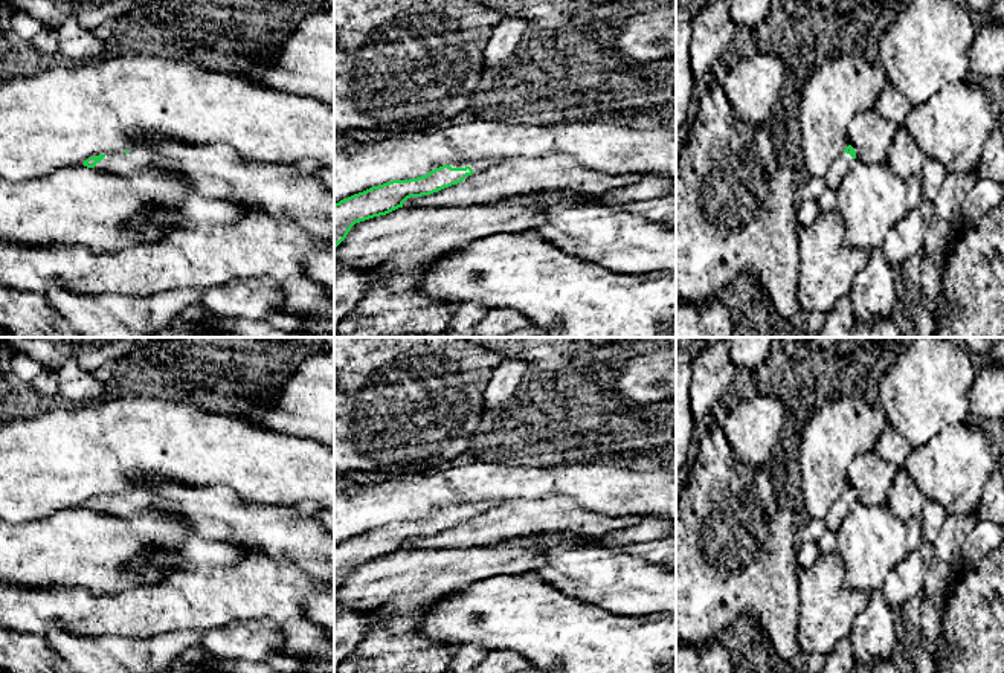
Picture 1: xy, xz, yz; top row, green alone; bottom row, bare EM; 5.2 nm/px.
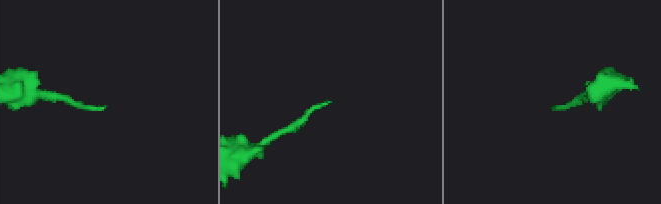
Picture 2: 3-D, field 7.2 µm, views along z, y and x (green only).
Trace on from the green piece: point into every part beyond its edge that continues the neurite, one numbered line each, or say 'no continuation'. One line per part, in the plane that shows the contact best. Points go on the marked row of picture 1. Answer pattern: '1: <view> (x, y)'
1: xz (478, 165)

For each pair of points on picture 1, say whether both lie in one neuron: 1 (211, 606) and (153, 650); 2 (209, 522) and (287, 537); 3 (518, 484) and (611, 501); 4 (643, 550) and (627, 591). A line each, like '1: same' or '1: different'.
1: different
2: same
3: same
4: different

